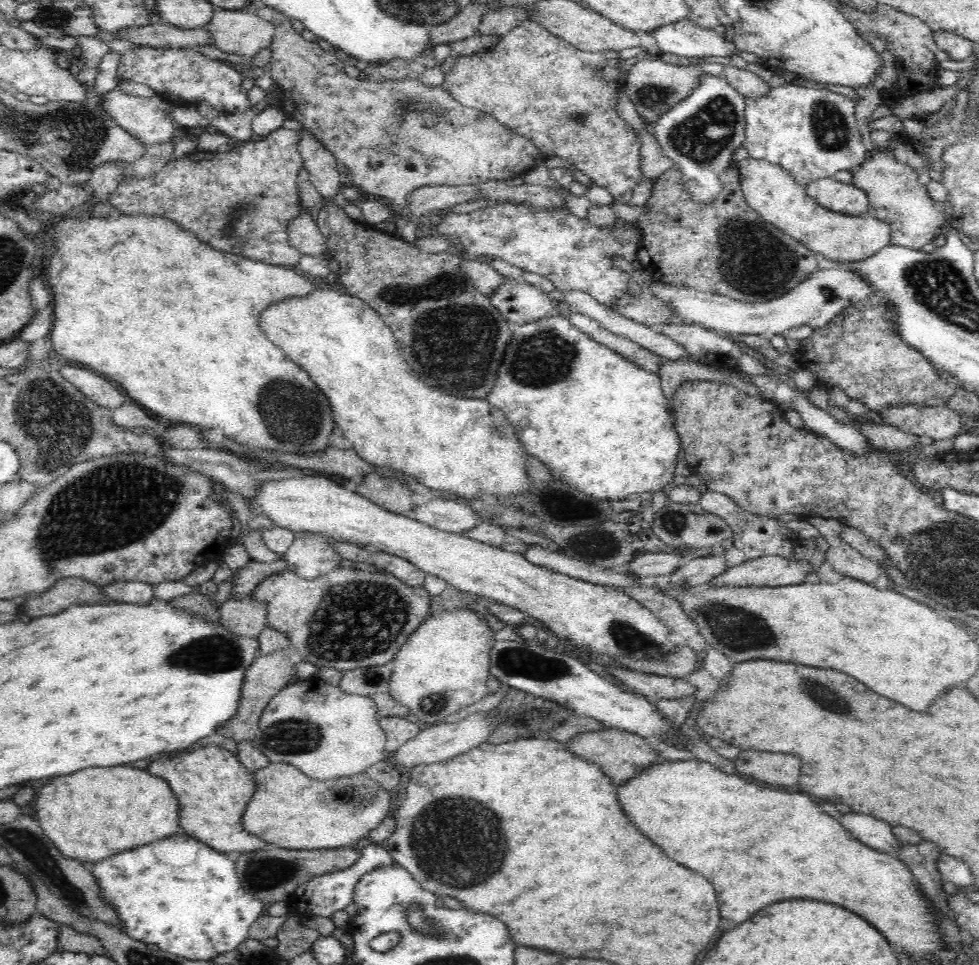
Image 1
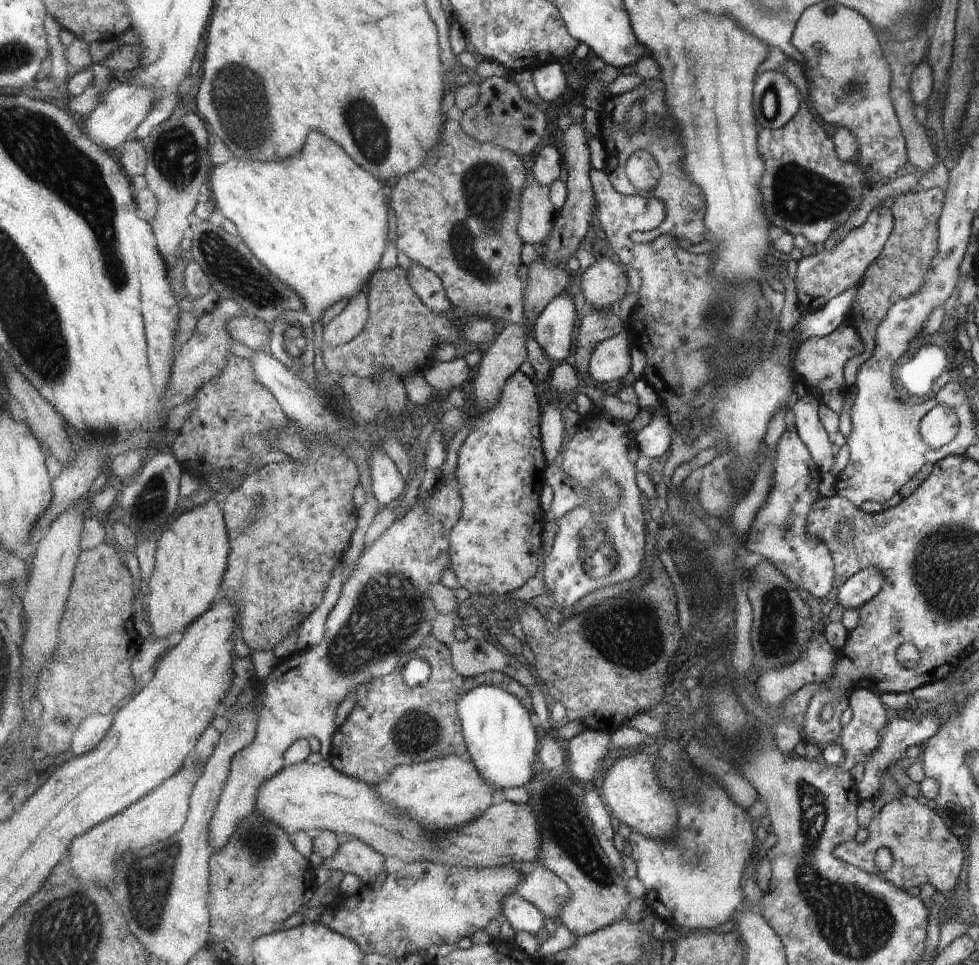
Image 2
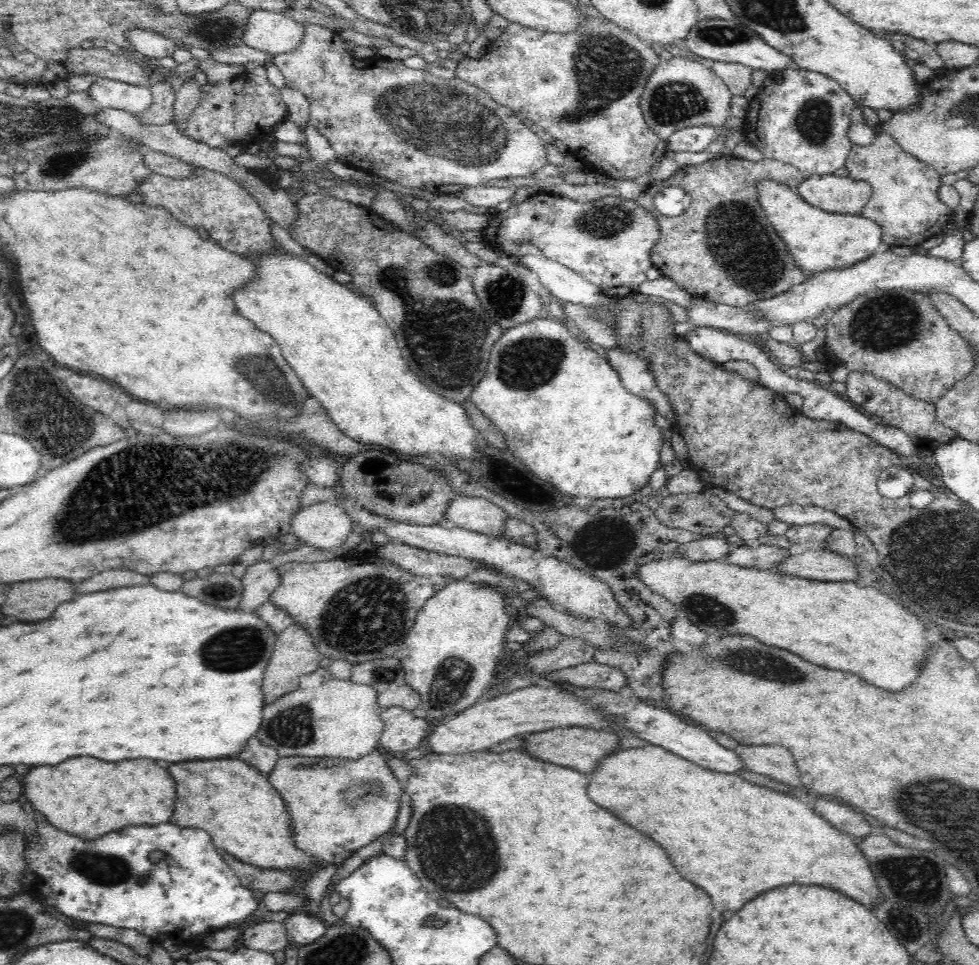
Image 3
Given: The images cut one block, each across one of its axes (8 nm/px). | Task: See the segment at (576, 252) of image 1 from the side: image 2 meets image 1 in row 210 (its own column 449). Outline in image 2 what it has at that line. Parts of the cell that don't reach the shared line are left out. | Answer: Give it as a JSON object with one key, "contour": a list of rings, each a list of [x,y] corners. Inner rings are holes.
{"contour":[[[457,466],[453,474],[449,476],[445,475],[442,480],[446,481],[444,483],[441,480],[442,475],[438,475],[437,484],[435,485],[435,492],[428,498],[424,500],[423,505],[418,505],[413,508],[408,508],[406,513],[402,518],[397,519],[378,539],[375,539],[368,547],[365,547],[361,555],[356,562],[356,567],[352,572],[352,577],[346,580],[343,584],[339,598],[333,607],[333,610],[328,615],[325,623],[325,632],[322,642],[317,646],[299,652],[294,657],[287,659],[285,662],[278,662],[278,664],[273,668],[272,676],[264,679],[261,682],[259,688],[264,688],[261,692],[263,700],[260,704],[260,709],[258,710],[258,723],[256,726],[256,735],[254,739],[245,747],[240,750],[232,758],[231,774],[229,775],[227,784],[225,785],[223,794],[221,795],[217,810],[214,812],[214,816],[210,820],[210,838],[212,852],[216,853],[229,842],[229,838],[233,836],[235,828],[237,828],[239,821],[245,819],[249,815],[253,814],[256,800],[258,799],[259,789],[262,784],[270,779],[273,775],[277,775],[279,771],[285,768],[284,756],[288,748],[291,748],[295,742],[301,739],[307,739],[313,737],[318,738],[322,742],[321,753],[325,756],[329,756],[332,748],[332,742],[334,739],[334,734],[338,731],[338,726],[335,725],[335,714],[337,714],[337,708],[343,704],[343,700],[355,691],[355,686],[361,686],[364,684],[367,686],[373,679],[378,679],[379,677],[390,675],[394,670],[403,666],[406,658],[414,656],[414,652],[422,647],[425,639],[431,634],[431,628],[433,628],[433,620],[437,618],[438,609],[435,606],[434,600],[430,595],[430,588],[432,584],[441,583],[441,576],[443,576],[443,570],[453,570],[454,564],[450,558],[450,534],[454,530],[454,526],[458,523],[463,510],[463,497],[460,491],[460,482],[458,481],[458,476],[456,475]]]}

